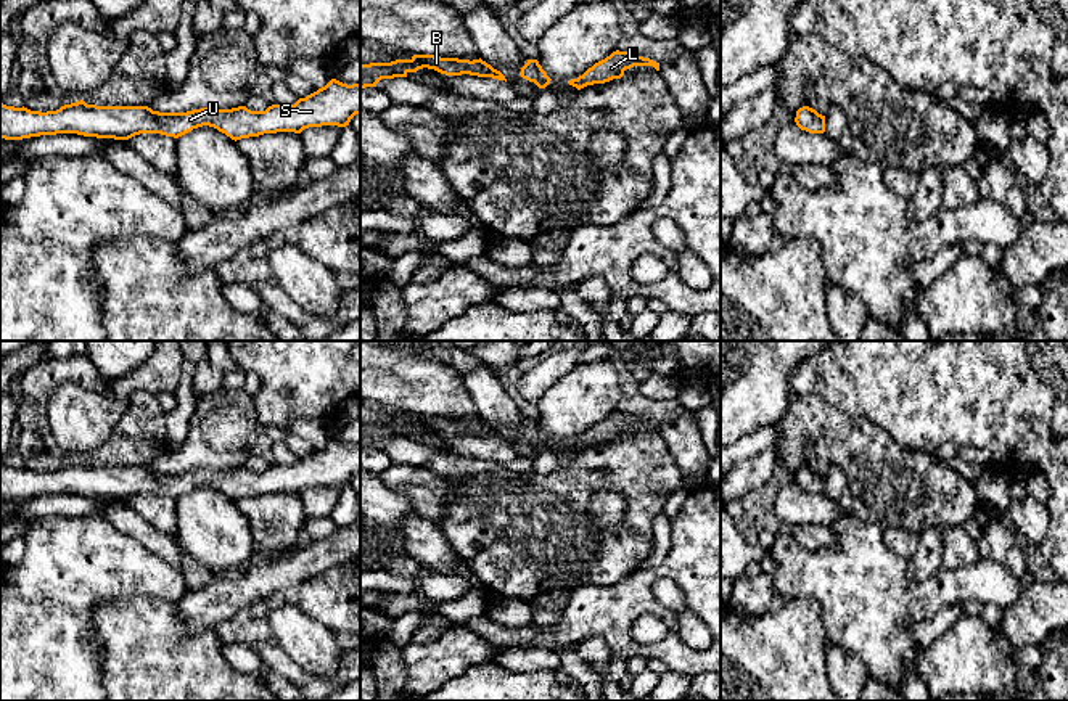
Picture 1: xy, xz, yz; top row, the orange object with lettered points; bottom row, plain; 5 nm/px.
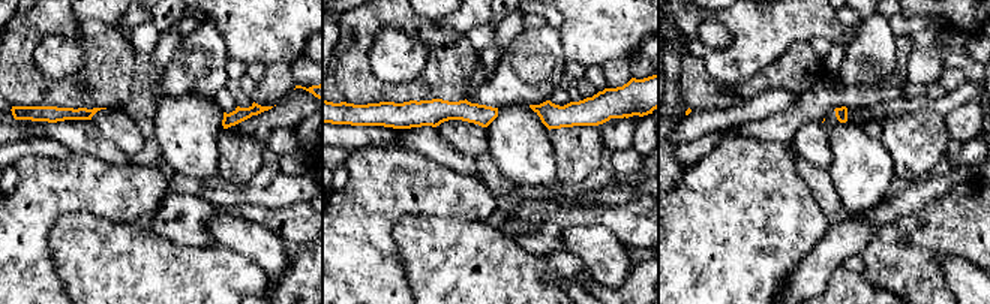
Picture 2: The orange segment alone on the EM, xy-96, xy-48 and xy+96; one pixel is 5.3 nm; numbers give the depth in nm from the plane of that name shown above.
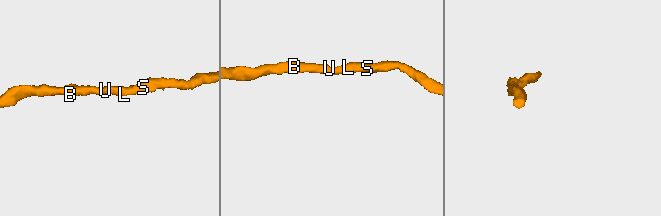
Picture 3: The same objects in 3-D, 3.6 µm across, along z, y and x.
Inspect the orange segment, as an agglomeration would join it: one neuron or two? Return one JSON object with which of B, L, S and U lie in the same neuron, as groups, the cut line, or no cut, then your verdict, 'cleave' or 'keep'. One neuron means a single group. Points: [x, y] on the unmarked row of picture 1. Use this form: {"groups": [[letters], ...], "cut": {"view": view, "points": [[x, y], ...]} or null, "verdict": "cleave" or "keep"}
{"groups": [["B", "L", "S", "U"]], "cut": null, "verdict": "keep"}

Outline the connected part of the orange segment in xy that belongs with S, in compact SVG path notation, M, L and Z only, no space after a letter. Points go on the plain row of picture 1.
M331 439L294 465L272 465L265 471L238 466L159 473L148 466L97 466L80 460L56 471L40 473L0 463L0 498L23 500L56 494L114 500L129 500L140 494L179 498L193 489L209 486L236 502L264 494L301 494L309 487L346 487L355 474L360 474L360 444L347 445Z

